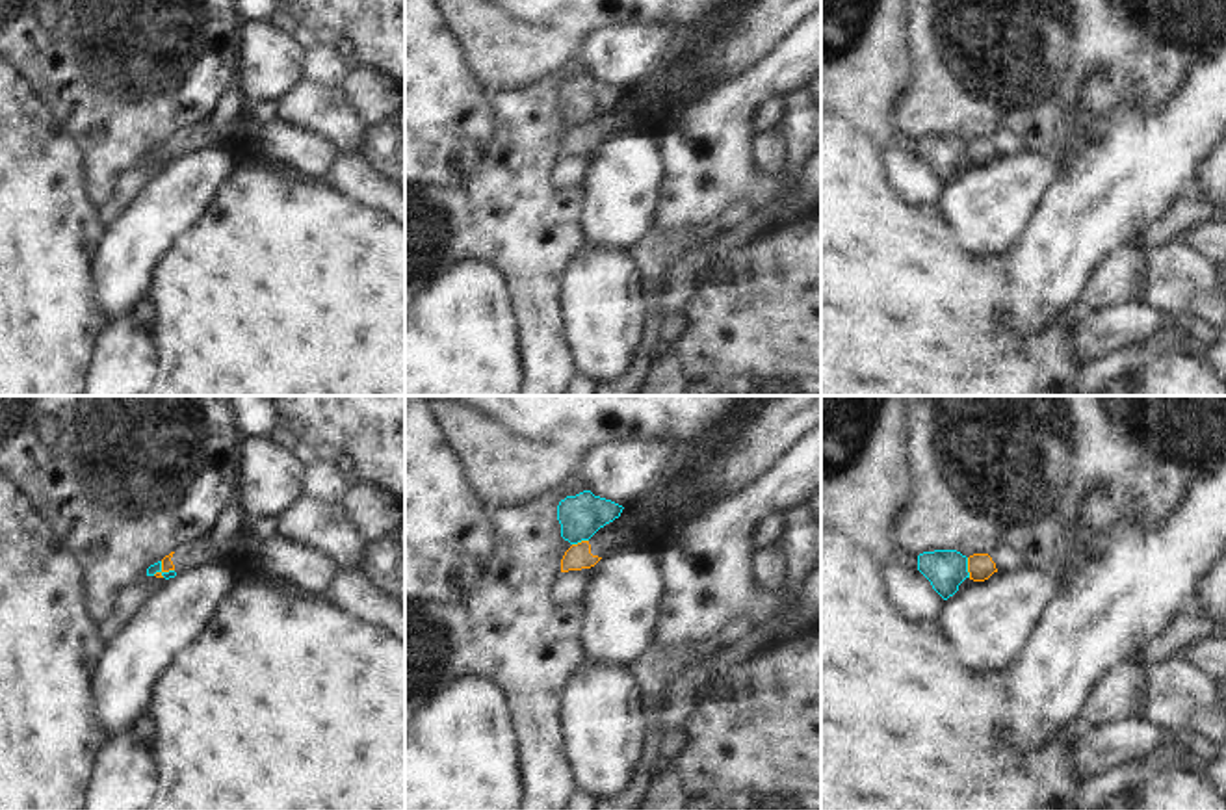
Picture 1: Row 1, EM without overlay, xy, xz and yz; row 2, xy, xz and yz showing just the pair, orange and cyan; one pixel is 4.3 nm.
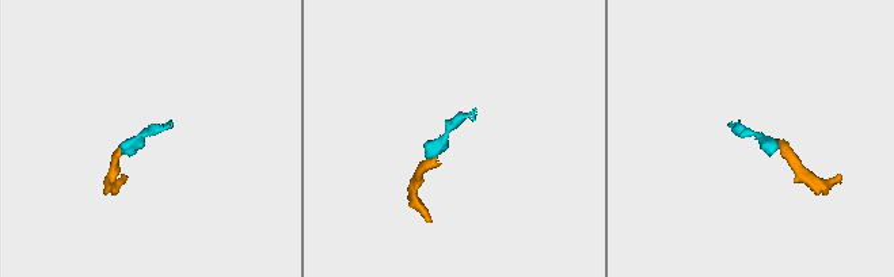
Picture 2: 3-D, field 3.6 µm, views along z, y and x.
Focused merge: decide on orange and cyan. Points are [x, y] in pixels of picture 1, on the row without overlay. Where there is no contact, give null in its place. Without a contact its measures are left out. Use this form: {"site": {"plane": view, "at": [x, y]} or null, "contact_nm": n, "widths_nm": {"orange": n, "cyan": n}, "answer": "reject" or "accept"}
{"site": {"plane": "xy", "at": [162, 155]}, "contact_nm": 100, "widths_nm": {"orange": 50, "cyan": 50}, "answer": "reject"}

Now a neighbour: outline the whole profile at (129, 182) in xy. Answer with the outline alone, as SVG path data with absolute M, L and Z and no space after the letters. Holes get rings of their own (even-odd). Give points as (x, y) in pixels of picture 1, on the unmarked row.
M162 145L136 158L130 167L115 178L108 199L97 208L98 223L108 229L143 186L175 160L175 154L162 154Z

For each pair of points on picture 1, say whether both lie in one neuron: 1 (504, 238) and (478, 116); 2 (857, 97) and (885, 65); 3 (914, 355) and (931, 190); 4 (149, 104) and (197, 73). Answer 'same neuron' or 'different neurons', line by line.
1: different neurons
2: same neuron
3: different neurons
4: same neuron

